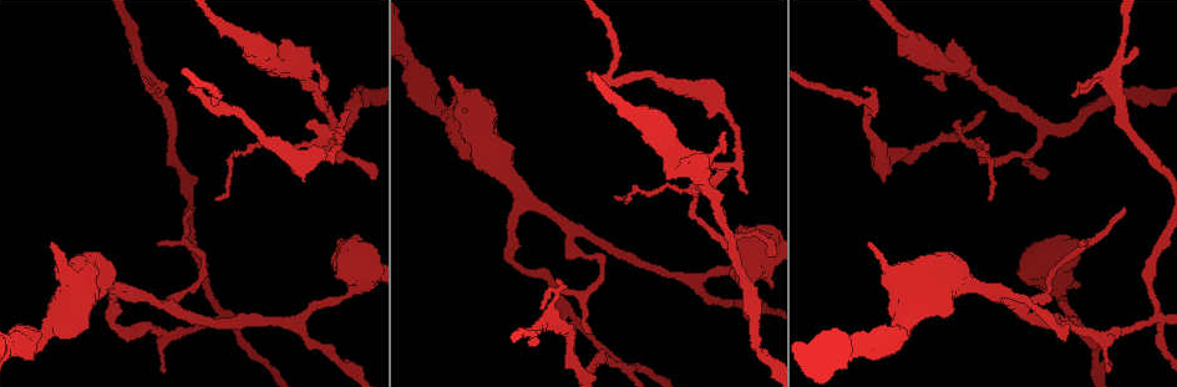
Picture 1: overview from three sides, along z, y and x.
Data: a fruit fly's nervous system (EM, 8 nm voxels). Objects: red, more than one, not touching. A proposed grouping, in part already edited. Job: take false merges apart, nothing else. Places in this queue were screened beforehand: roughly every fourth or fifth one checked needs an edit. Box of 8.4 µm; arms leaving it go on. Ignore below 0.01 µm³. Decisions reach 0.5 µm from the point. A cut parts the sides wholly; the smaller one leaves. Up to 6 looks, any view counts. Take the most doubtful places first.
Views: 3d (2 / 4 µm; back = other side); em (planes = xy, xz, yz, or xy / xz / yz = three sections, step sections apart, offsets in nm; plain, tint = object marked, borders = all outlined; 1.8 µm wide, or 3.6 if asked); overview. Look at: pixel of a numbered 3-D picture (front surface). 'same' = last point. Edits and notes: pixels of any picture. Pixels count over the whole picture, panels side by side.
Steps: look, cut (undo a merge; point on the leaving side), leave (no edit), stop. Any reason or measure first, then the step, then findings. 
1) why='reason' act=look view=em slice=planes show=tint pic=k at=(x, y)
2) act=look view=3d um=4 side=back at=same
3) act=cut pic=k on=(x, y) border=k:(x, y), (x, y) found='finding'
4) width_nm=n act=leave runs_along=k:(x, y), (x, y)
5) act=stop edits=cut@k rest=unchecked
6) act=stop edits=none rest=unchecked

why='four arms meet' act=look view=3d um=2 pic=1 at=(619, 365)

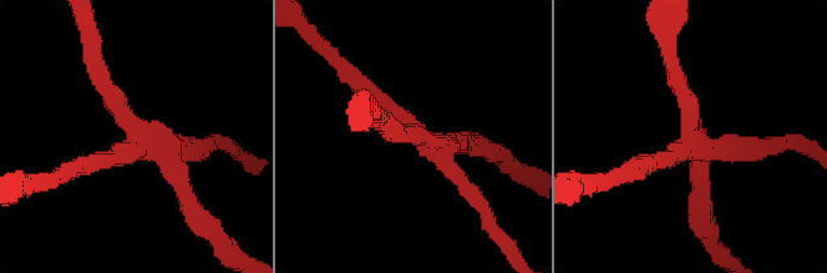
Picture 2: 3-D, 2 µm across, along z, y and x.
act=look view=em slice=planes show=tint pic=2 at=(686, 144)

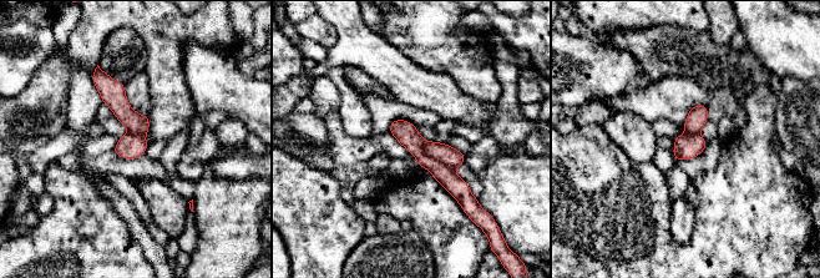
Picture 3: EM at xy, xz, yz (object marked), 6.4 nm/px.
width_nm=170 act=cut pic=3 on=(441, 152) border=3:(424, 142), (428, 155), (454, 170) found='two neurons meet here'

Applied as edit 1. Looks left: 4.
act=look view=overview

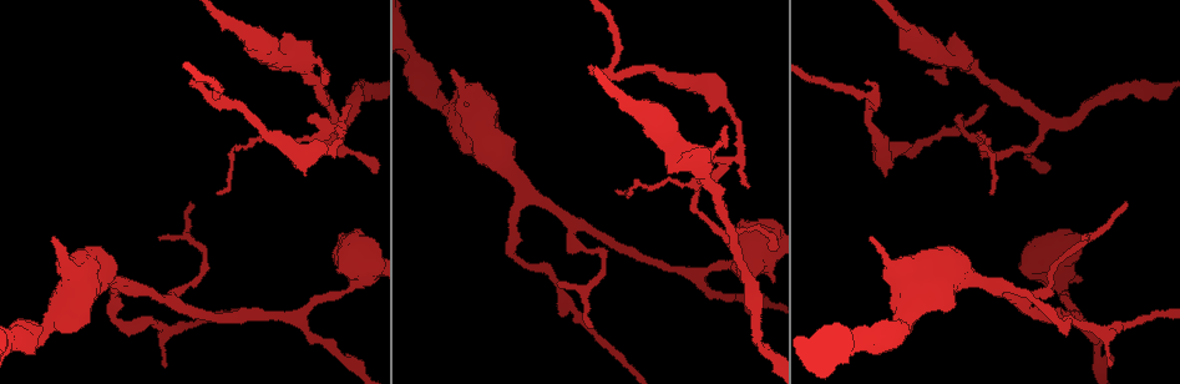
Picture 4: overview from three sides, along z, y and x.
act=look view=3d um=4 pic=4 at=(697, 186)

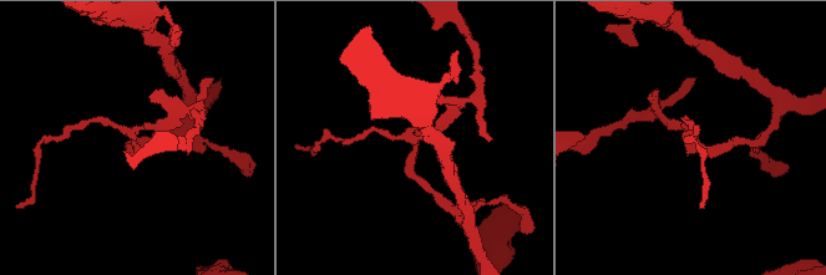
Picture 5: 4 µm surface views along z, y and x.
act=look view=em slice=planes show=borders pic=5 at=(411, 135)

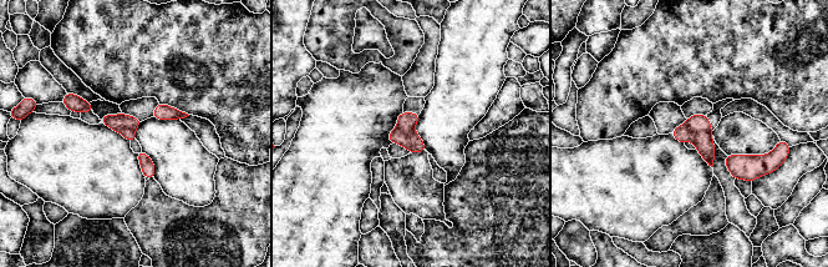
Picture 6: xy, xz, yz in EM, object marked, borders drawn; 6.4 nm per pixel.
act=cut pic=6 on=(699, 122) border=6:(685, 124), (694, 131), (710, 134) found='a second neuron is stuck on'

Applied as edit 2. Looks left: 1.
why='thin arm on a thick one' act=look view=em slice=planes show=tint pic=4 at=(964, 55)

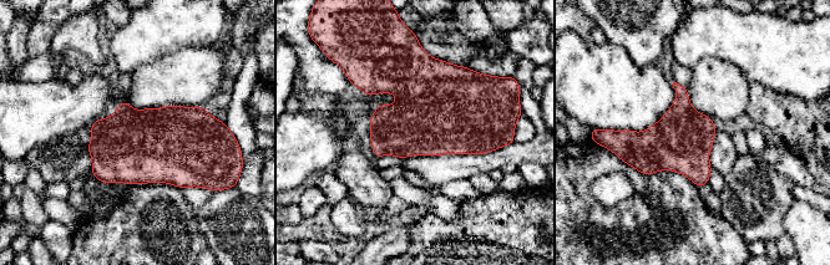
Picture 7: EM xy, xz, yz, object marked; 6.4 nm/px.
width_nm=400 act=leave found='all the same neuron'

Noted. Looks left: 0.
act=stop edits=cut@3,cut@6 rest=unchecked

